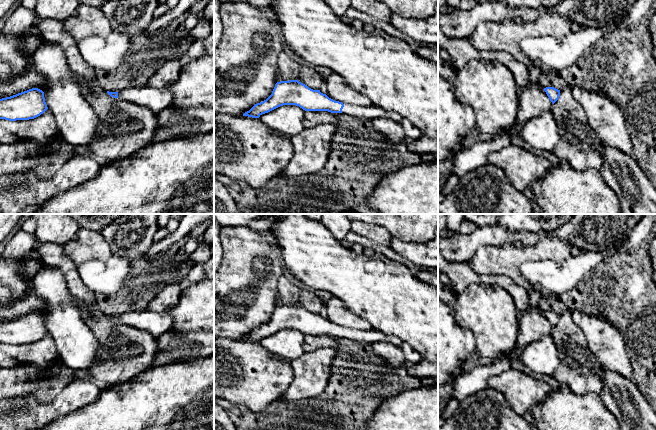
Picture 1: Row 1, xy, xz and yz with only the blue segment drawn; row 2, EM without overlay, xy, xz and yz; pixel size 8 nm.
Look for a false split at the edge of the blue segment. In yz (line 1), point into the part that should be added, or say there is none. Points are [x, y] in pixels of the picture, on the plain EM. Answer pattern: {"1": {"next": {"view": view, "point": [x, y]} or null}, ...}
{"1": {"next": null}}

